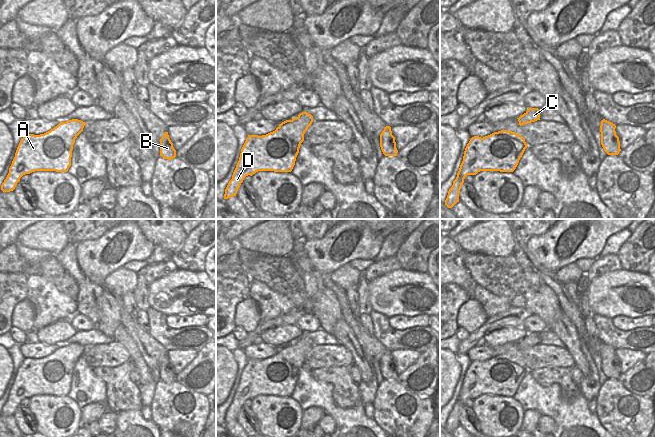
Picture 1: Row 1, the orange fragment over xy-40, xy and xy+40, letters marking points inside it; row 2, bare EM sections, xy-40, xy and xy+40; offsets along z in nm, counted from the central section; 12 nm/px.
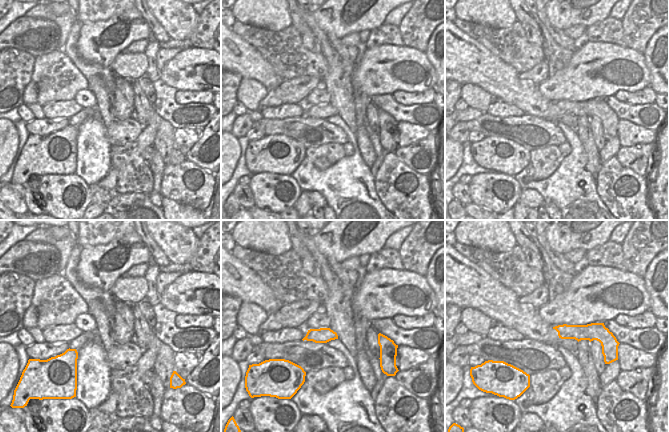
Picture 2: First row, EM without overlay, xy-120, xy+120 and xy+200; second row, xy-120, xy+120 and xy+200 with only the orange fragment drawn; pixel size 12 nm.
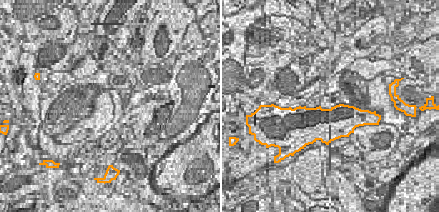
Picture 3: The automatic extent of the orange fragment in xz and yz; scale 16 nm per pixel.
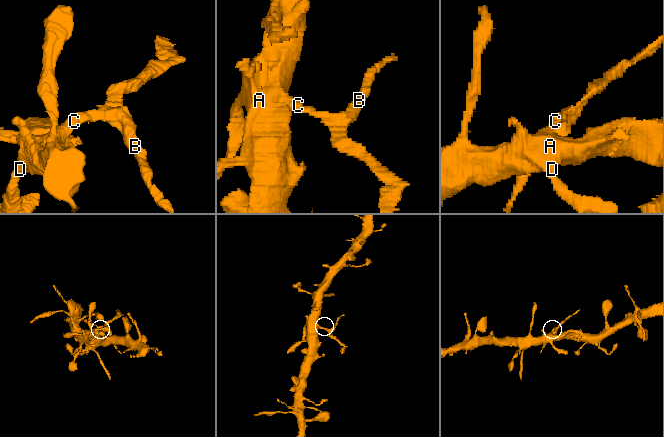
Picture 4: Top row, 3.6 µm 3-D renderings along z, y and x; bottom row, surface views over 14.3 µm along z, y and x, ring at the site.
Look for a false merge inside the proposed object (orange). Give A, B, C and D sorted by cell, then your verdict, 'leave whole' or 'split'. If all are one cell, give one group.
A D / B C; split

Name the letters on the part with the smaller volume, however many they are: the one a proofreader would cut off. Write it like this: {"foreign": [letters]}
{"foreign": ["B", "C"]}

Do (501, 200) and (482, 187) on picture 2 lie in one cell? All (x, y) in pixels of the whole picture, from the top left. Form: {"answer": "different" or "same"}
{"answer": "same"}

